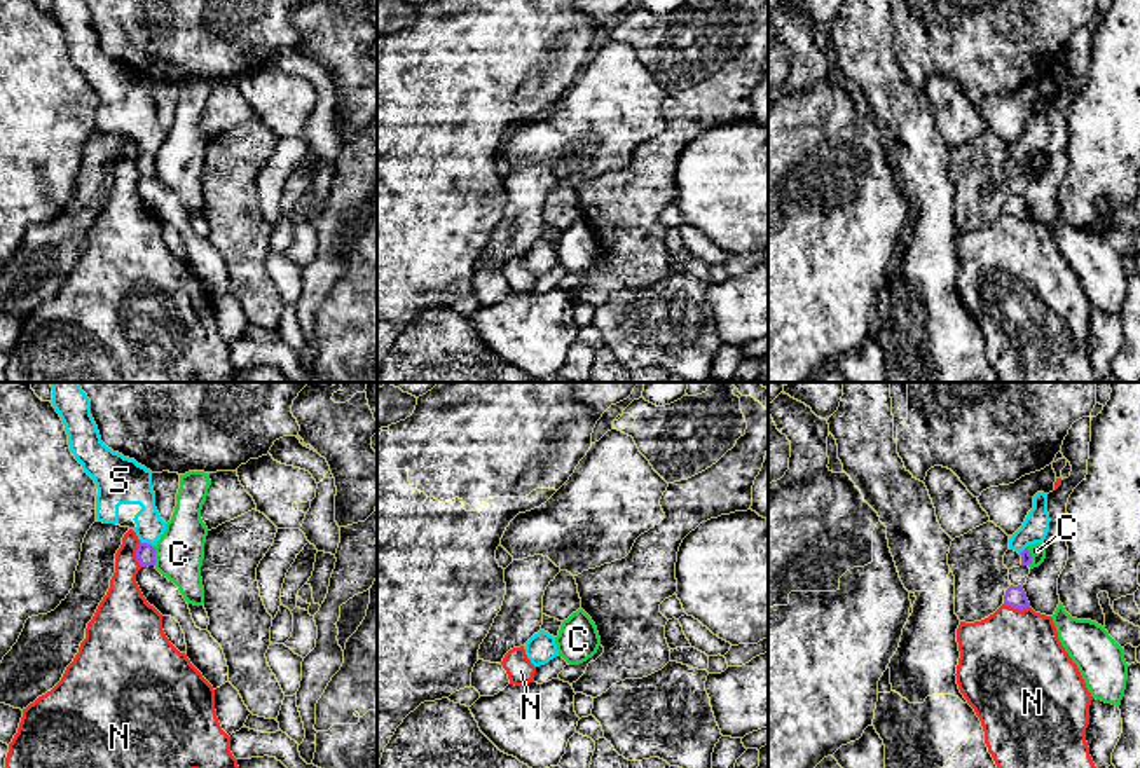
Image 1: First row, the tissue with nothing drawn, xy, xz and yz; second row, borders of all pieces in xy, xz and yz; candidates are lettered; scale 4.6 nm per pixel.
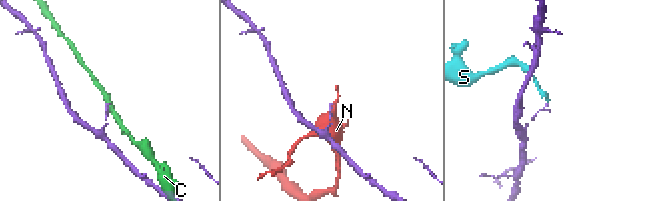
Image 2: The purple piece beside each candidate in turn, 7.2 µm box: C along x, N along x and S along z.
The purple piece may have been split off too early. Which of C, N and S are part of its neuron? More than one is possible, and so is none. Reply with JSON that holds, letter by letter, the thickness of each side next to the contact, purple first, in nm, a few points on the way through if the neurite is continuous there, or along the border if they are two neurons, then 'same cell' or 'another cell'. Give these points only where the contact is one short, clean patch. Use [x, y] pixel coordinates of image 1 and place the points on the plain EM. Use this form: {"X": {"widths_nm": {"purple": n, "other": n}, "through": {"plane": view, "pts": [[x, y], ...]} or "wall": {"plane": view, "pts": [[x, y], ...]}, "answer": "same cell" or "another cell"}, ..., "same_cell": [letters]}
{"C": {"widths_nm": {"purple": 90, "other": 220}, "answer": "another cell"}, "N": {"widths_nm": {"purple": 90, "other": 200}, "answer": "another cell"}, "S": {"widths_nm": {"purple": 90, "other": 130}, "wall": {"plane": "xy", "pts": [[140, 149], [152, 156]]}, "answer": "another cell"}, "same_cell": []}

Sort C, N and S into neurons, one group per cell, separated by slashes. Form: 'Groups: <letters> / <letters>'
Groups: C / N / S

